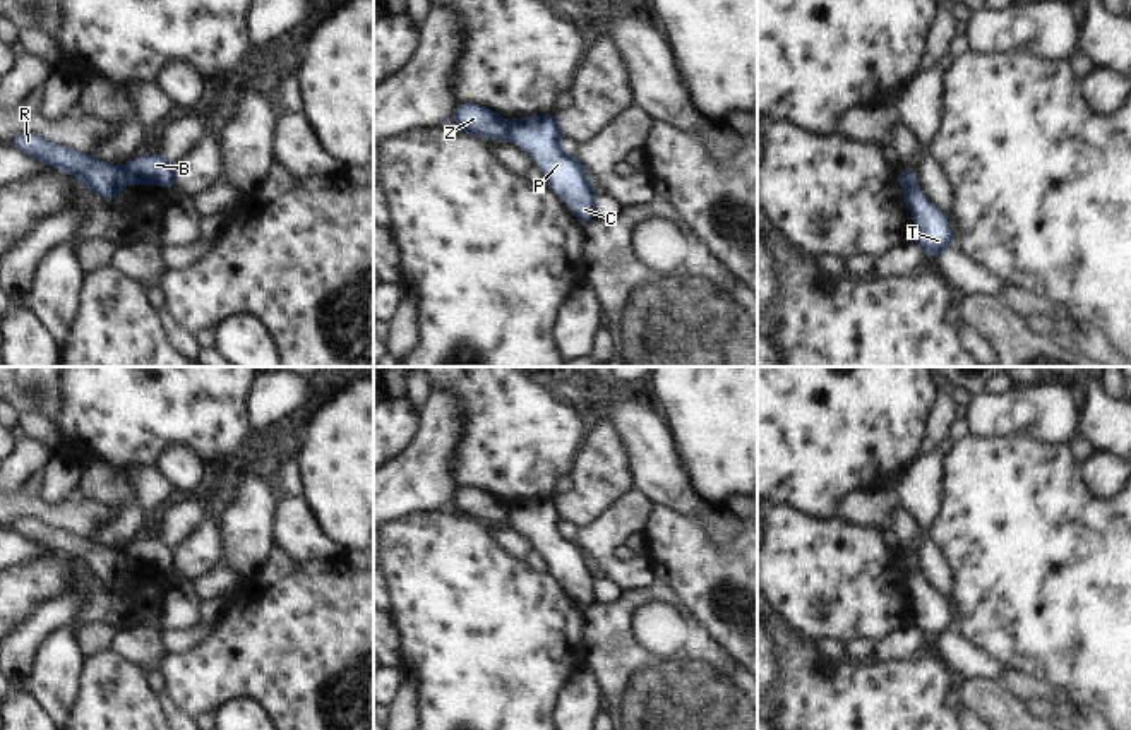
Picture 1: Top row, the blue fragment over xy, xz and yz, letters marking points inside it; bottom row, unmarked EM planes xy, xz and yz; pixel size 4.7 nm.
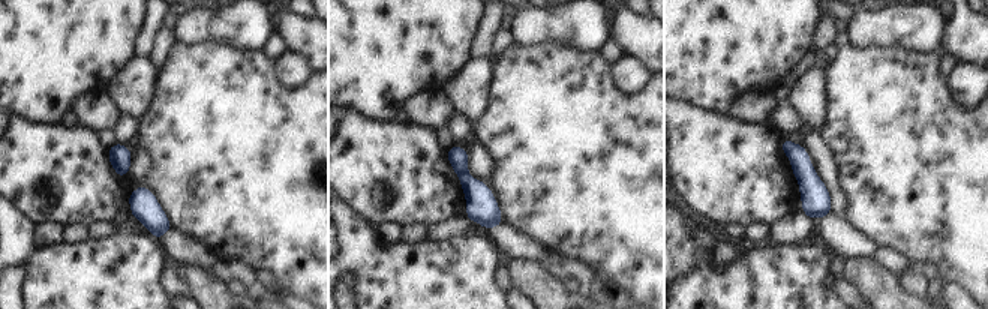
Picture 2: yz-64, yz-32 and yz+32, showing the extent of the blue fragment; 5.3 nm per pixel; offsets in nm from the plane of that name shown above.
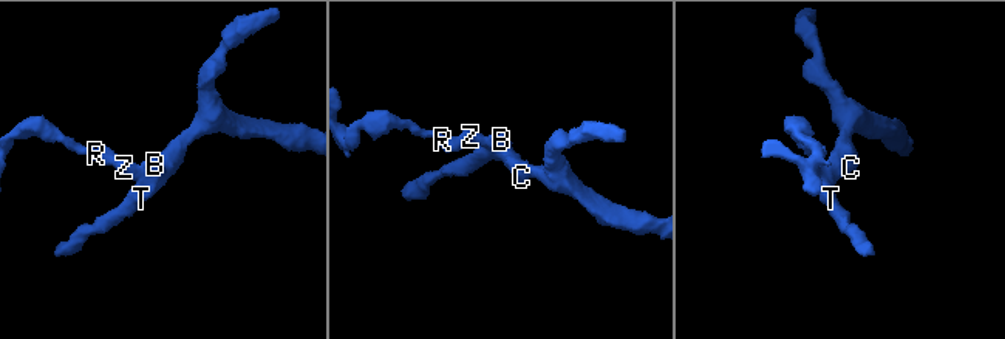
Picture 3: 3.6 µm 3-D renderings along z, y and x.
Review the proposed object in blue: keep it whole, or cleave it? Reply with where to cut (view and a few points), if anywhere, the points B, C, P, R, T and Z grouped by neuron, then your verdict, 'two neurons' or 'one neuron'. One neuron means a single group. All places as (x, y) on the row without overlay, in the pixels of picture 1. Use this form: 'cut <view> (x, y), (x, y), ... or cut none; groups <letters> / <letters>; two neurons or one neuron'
cut yz (897, 556), (909, 562), (907, 578); groups B C P T / R Z; two neurons

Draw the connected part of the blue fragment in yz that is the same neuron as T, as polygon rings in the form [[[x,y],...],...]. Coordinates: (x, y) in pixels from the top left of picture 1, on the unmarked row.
[[[901,548],[896,557],[910,562],[910,574],[905,577],[905,589],[912,595],[915,607],[915,629],[931,641],[939,641],[954,629],[946,600],[932,589],[919,574],[915,555],[905,553]]]

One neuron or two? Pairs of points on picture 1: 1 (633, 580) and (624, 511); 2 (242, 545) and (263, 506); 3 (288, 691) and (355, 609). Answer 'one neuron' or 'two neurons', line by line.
1: one neuron
2: one neuron
3: one neuron

